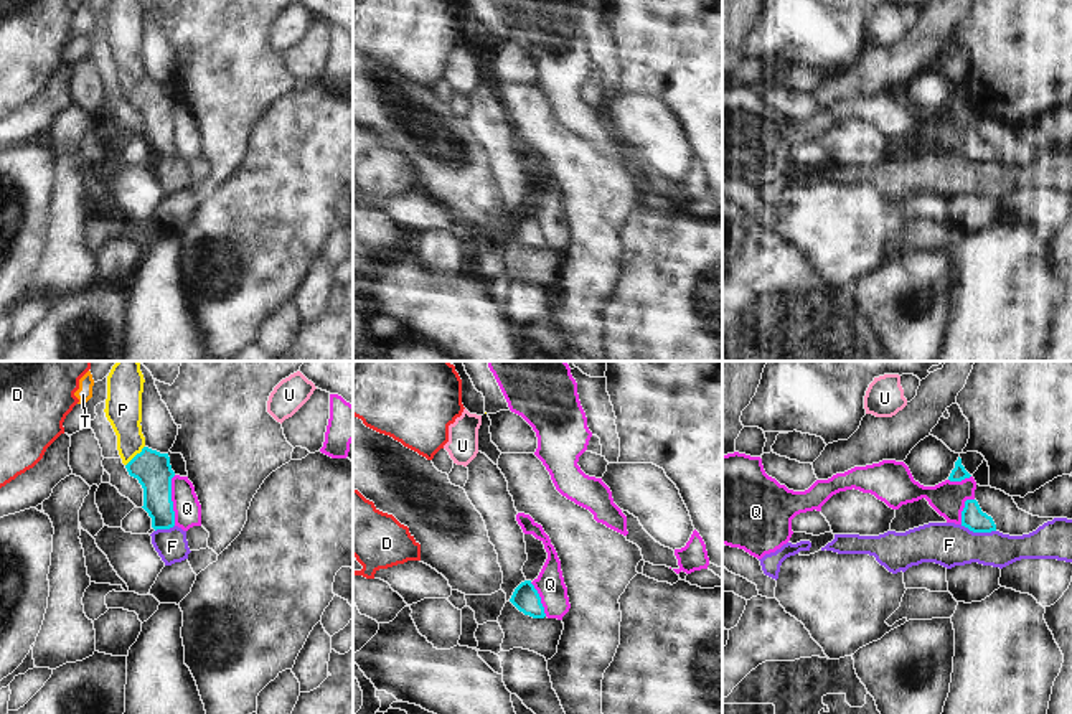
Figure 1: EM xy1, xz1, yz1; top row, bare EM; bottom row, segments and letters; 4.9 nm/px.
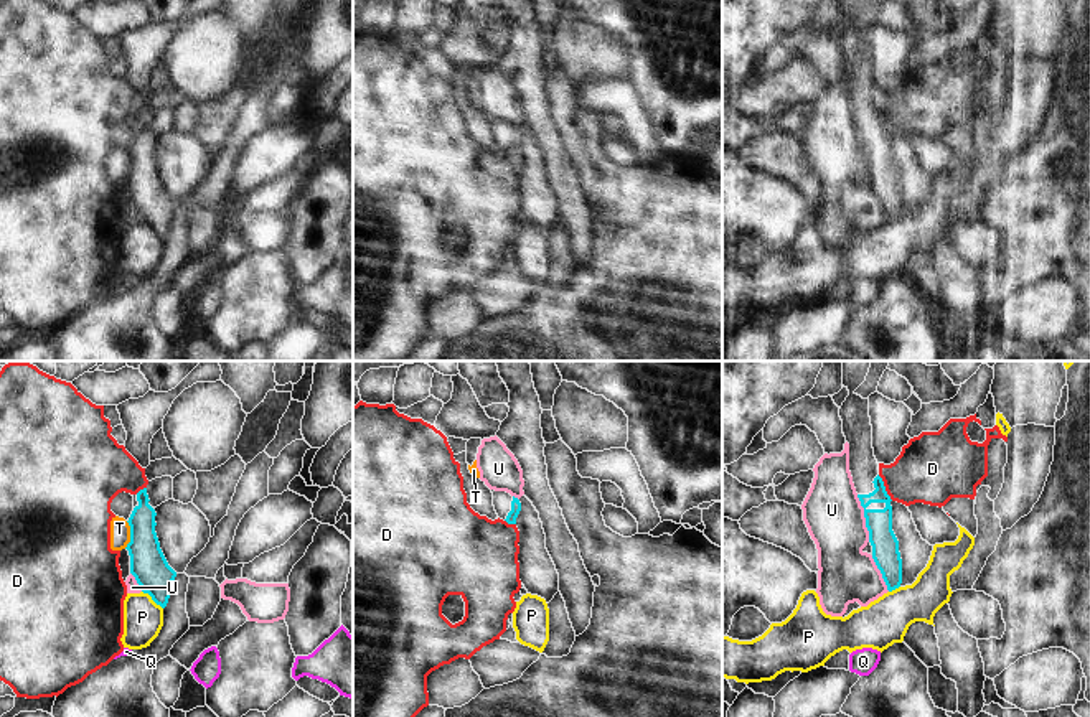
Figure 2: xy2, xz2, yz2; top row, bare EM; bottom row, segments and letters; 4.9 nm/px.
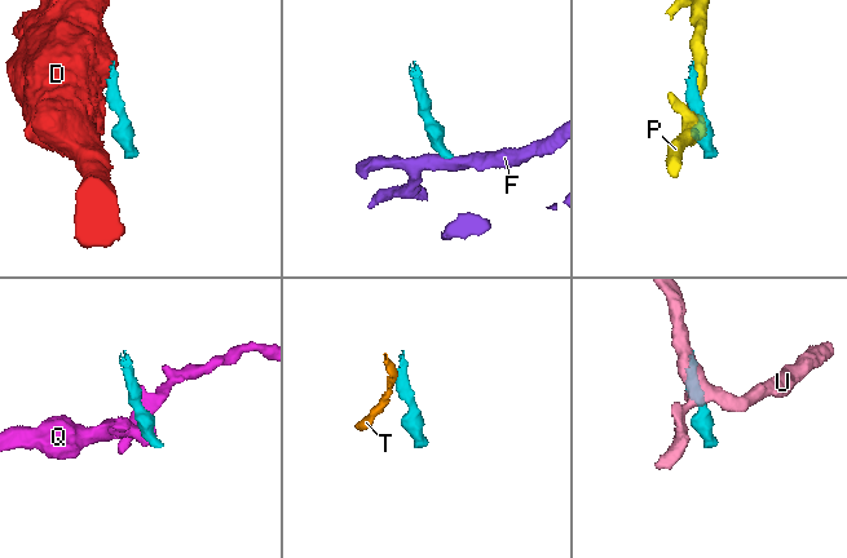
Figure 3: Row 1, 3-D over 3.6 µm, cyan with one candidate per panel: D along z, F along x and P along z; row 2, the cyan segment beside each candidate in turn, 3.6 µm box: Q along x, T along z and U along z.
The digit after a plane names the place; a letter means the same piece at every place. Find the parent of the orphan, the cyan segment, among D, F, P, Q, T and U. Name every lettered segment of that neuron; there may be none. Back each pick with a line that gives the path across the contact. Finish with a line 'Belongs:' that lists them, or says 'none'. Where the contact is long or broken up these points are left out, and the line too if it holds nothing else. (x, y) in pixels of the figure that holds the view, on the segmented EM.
Belongs: none

